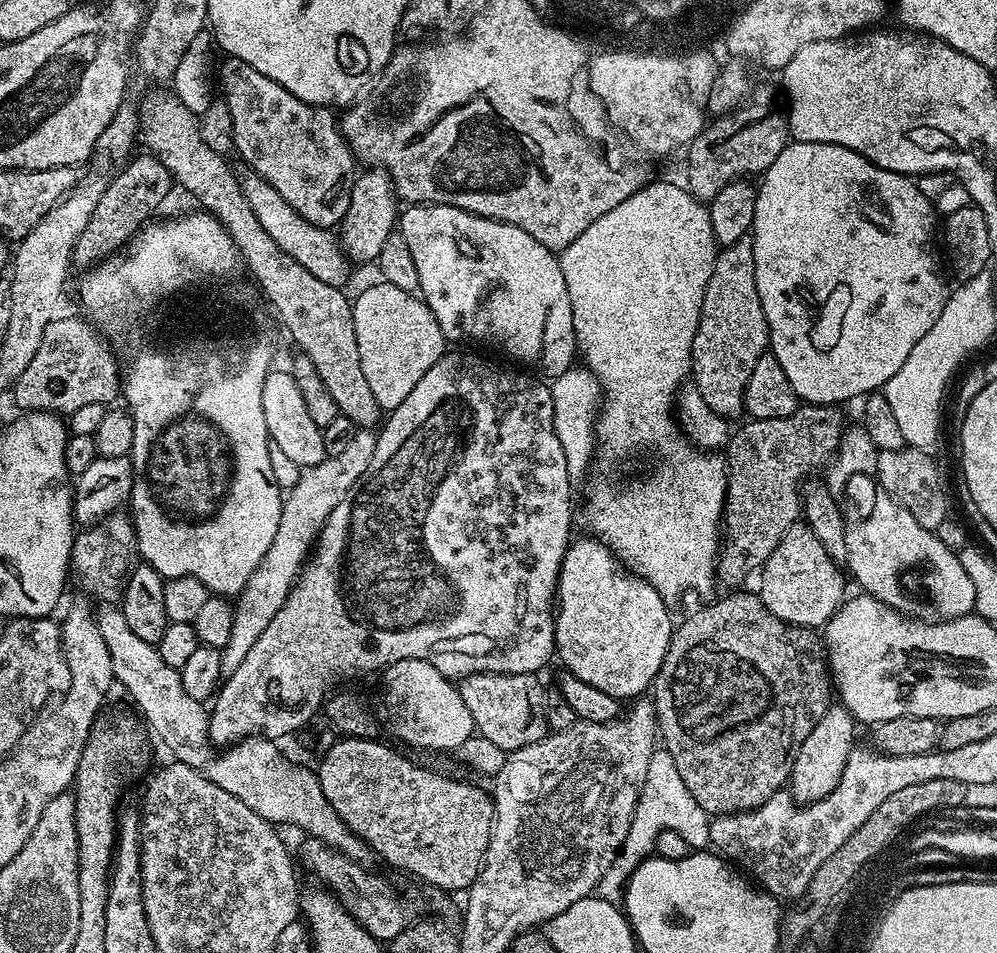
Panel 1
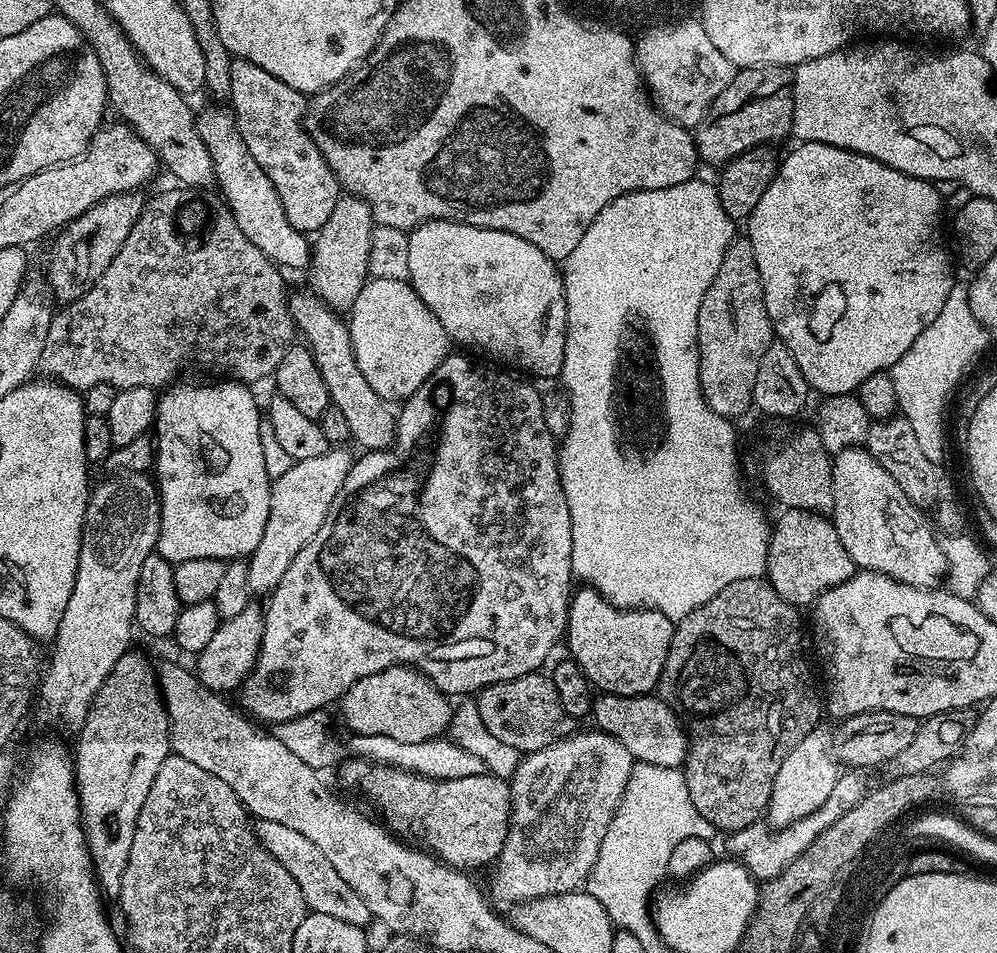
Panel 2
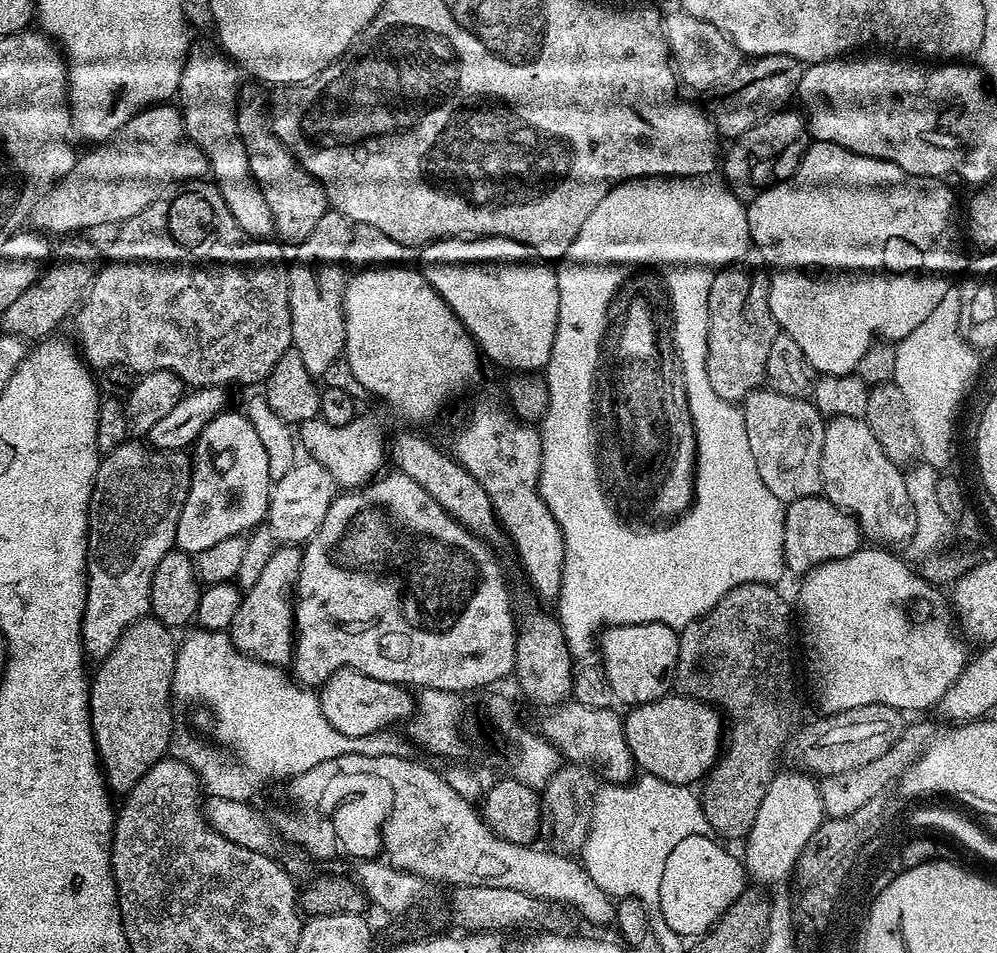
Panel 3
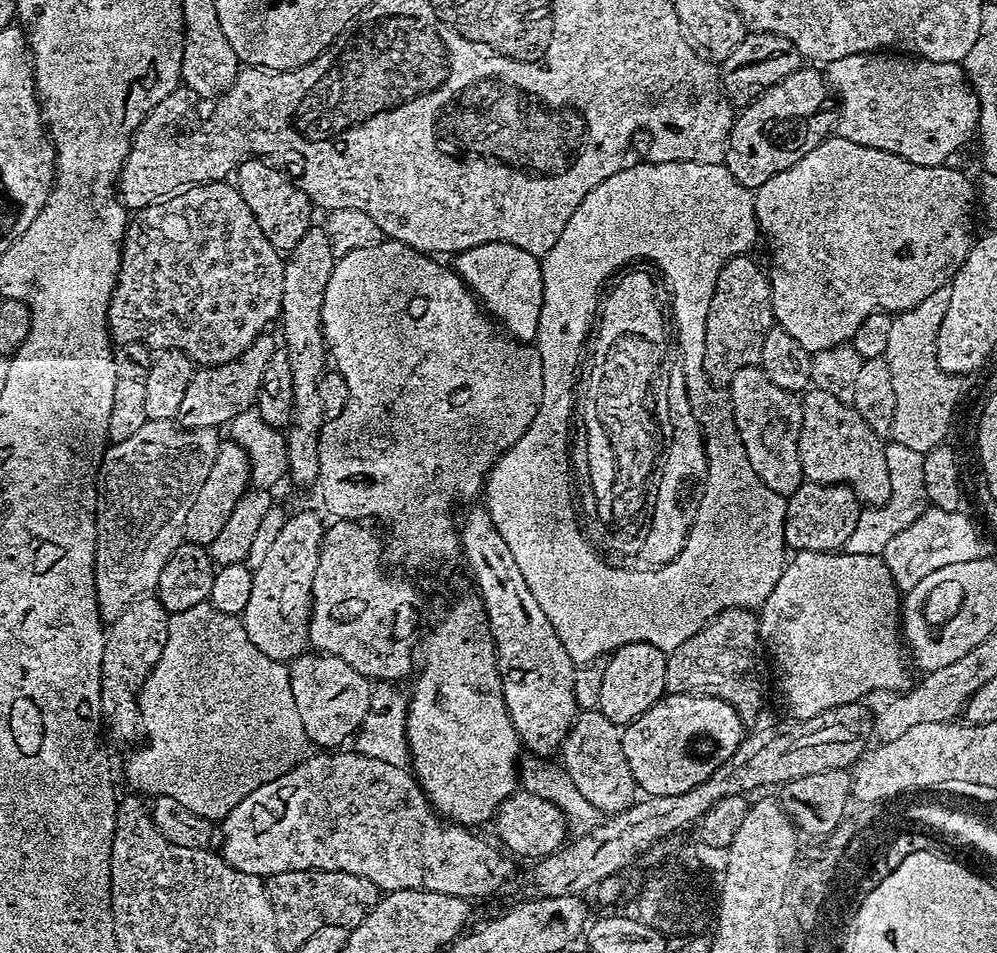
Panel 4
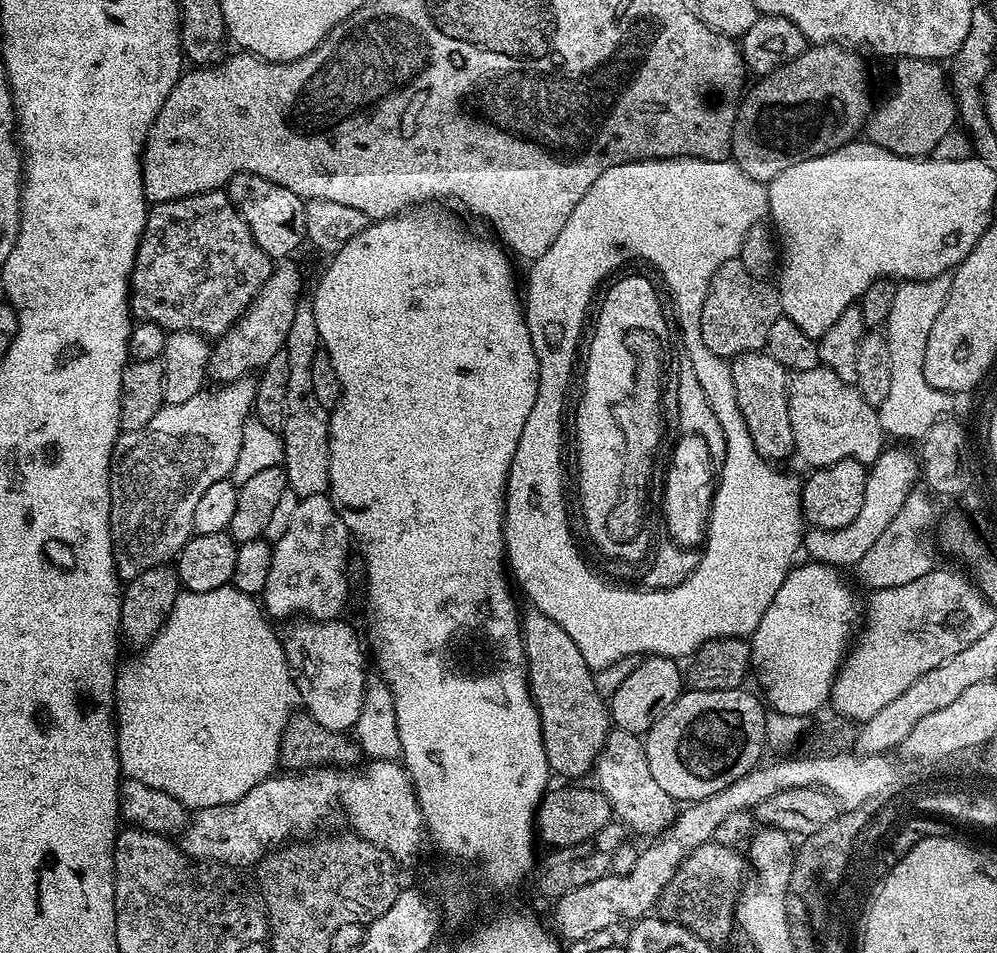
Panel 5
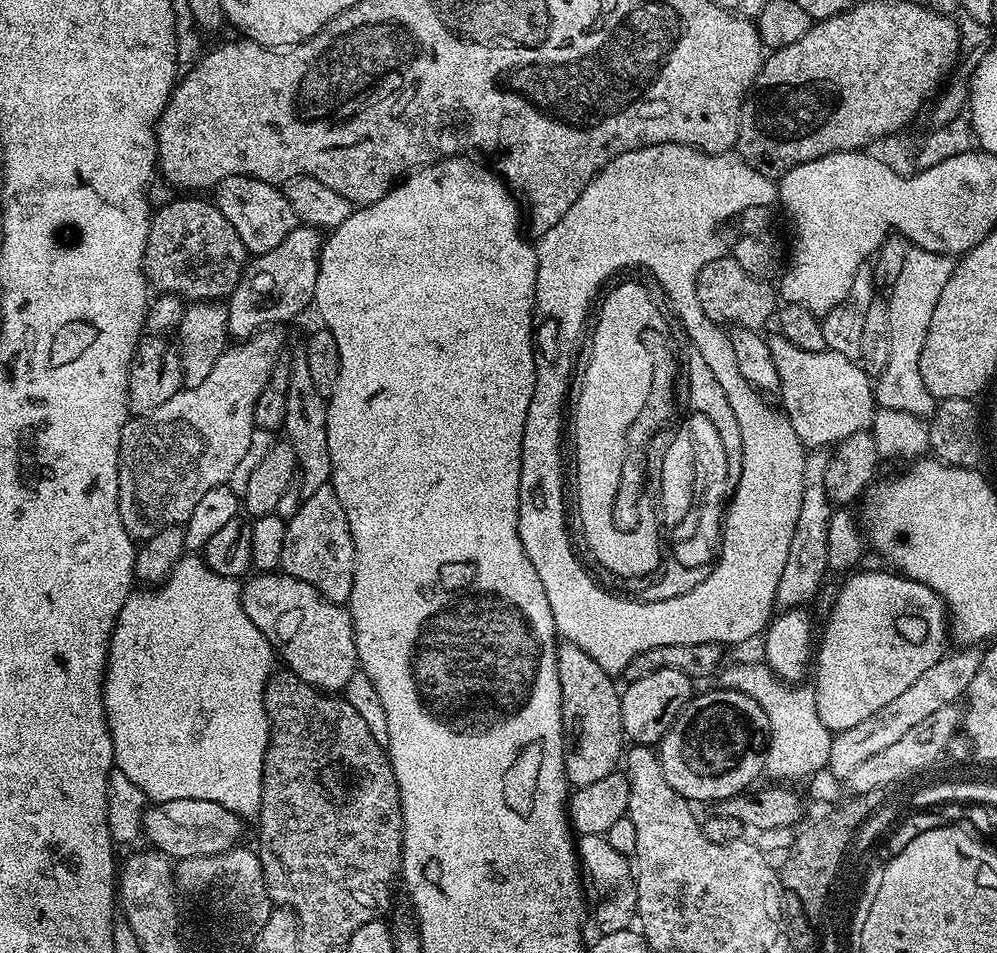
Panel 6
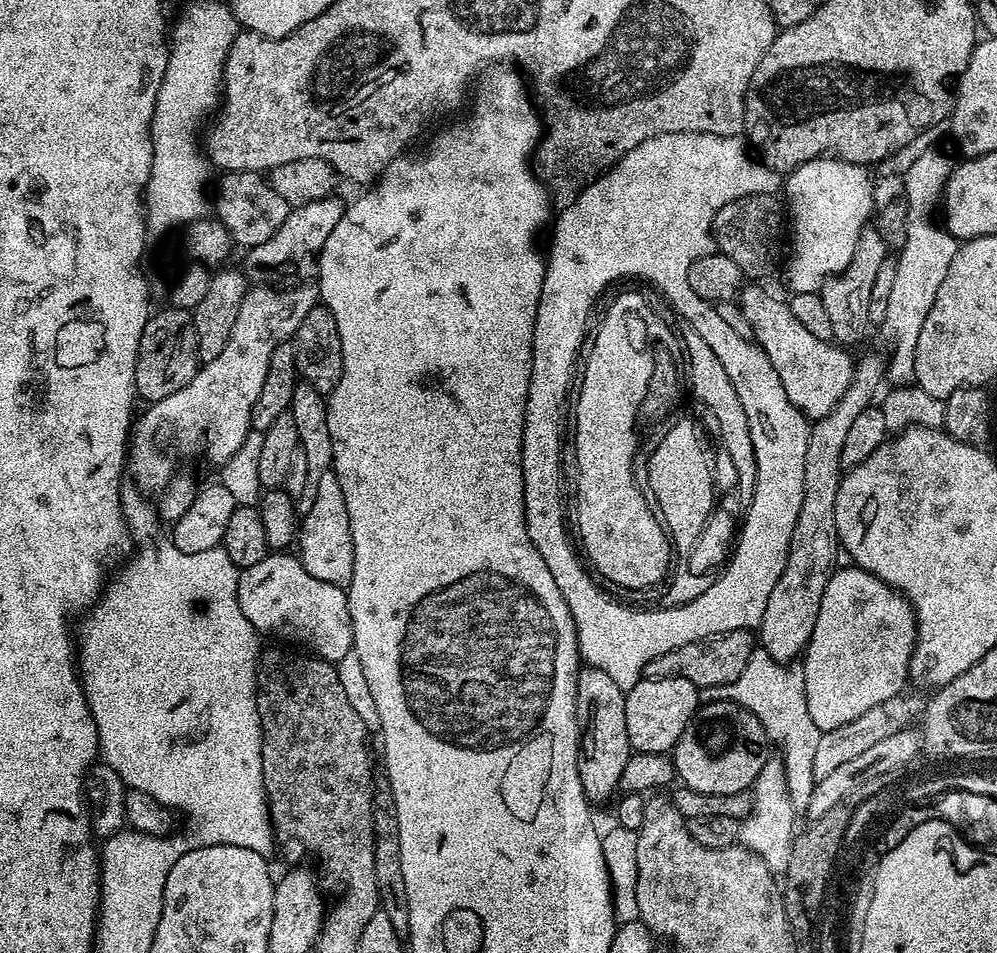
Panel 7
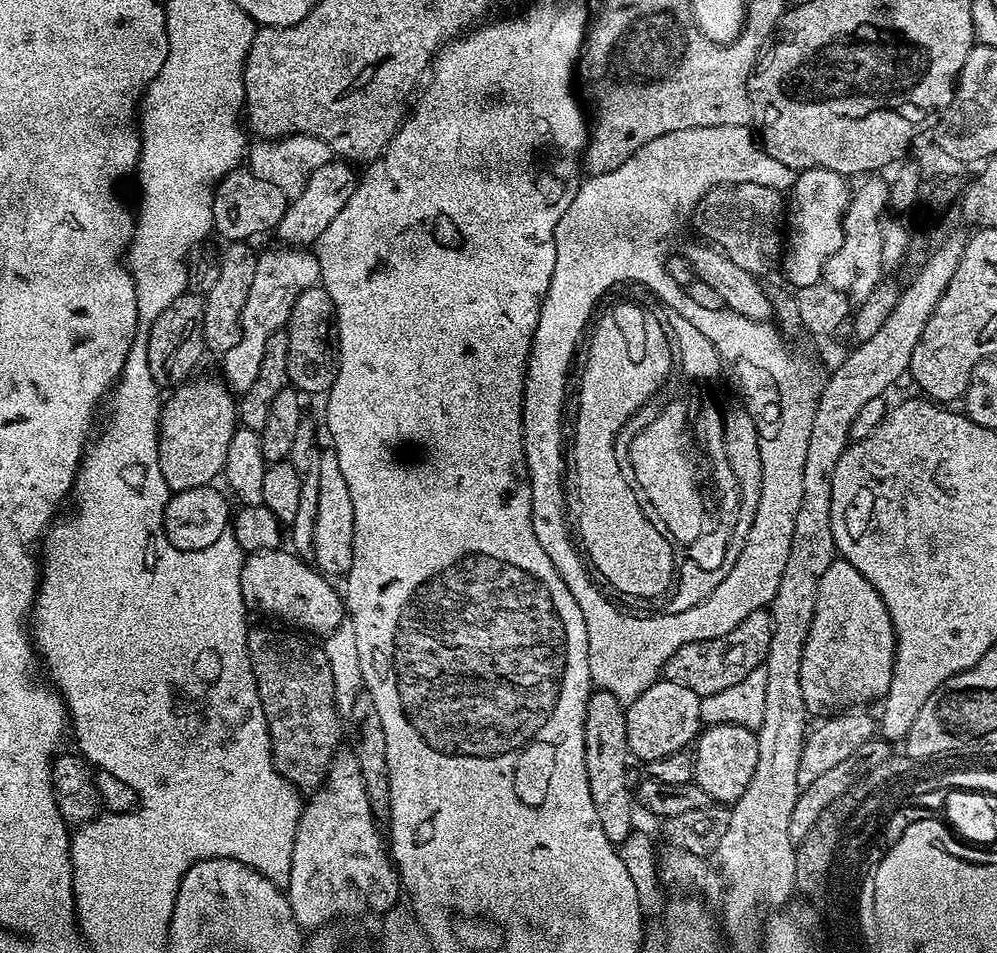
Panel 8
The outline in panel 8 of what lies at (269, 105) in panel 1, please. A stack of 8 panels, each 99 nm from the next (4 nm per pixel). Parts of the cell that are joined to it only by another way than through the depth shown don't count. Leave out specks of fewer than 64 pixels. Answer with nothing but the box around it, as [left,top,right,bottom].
[212,166,290,242]

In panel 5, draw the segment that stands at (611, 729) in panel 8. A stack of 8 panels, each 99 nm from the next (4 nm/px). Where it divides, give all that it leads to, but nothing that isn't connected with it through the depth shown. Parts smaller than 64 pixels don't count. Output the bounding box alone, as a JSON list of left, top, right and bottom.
[522,610,610,782]

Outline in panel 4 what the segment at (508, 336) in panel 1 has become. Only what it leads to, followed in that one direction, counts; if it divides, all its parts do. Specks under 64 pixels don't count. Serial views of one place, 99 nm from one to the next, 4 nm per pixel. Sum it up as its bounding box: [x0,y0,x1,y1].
[454,244,542,341]

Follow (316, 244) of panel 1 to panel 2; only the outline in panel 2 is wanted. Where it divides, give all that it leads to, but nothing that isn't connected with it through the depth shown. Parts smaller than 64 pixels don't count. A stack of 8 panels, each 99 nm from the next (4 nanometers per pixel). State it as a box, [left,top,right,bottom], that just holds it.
[196,107,312,269]

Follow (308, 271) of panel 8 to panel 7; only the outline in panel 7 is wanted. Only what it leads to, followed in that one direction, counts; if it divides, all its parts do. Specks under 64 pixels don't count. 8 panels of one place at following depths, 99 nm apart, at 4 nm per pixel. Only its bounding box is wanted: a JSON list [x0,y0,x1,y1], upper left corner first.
[126,282,320,494]

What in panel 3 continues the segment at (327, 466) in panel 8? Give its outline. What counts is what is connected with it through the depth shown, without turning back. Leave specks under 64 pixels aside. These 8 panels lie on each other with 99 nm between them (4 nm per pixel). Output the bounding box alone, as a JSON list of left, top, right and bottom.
[230,547,301,666]

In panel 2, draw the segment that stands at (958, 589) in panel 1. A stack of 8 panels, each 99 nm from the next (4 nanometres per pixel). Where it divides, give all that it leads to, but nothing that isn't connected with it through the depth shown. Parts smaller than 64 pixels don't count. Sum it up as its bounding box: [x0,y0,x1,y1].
[830,447,948,589]

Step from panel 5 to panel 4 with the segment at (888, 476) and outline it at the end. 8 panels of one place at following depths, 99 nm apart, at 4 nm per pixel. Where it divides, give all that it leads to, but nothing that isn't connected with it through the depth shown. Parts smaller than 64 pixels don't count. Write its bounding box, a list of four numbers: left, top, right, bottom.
[840,439,931,559]

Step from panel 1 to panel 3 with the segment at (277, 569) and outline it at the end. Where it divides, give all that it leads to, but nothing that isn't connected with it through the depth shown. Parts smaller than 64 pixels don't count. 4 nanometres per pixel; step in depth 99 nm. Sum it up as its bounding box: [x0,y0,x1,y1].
[266,458,338,546]

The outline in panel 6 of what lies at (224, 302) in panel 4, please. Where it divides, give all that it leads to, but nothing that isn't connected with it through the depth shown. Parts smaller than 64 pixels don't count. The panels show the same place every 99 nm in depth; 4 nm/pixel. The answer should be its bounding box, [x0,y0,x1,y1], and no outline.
[144,199,250,302]

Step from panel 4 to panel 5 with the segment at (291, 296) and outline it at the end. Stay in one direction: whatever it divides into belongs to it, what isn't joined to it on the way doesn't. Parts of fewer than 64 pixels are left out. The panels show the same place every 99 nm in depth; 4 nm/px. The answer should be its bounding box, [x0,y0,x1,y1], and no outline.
[282,302,330,498]

